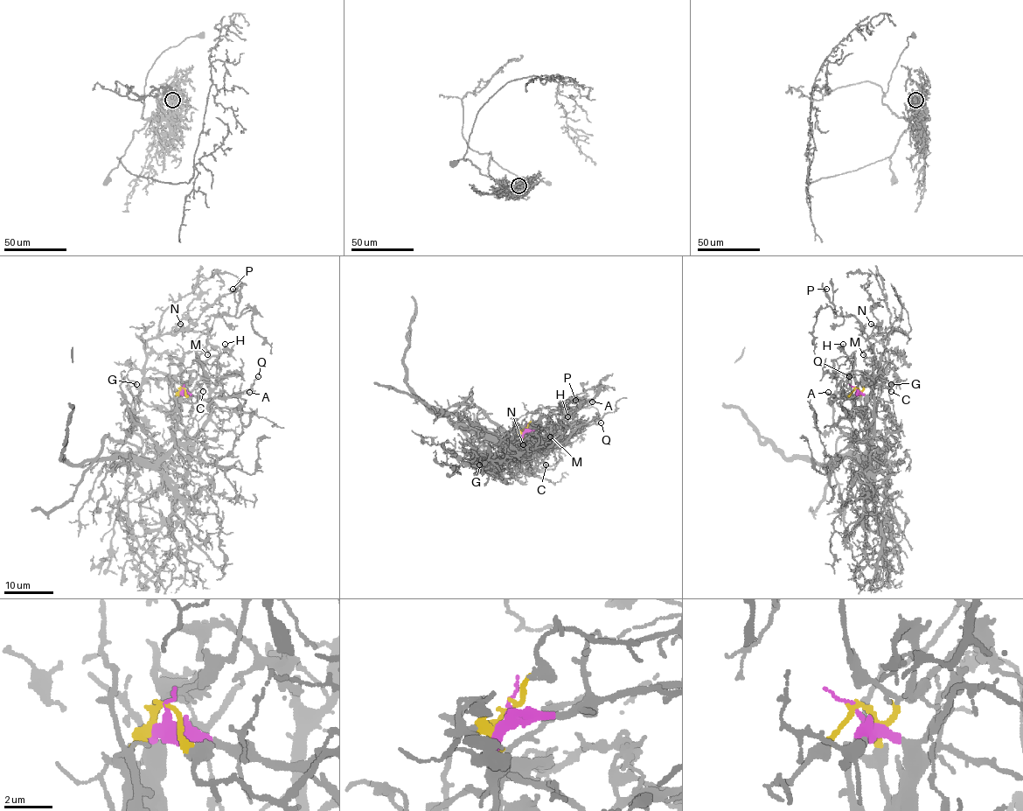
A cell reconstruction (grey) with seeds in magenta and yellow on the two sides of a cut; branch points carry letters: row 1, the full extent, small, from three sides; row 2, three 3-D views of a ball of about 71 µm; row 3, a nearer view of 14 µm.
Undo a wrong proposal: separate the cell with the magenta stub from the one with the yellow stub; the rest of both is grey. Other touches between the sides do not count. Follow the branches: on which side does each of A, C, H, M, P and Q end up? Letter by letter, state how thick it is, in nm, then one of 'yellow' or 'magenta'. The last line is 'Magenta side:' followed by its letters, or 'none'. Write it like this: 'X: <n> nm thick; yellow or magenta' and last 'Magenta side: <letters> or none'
A: 120 nm thick; yellow
C: 150 nm thick; magenta
H: 280 nm thick; yellow
M: 140 nm thick; yellow
P: 130 nm thick; yellow
Q: 180 nm thick; magenta
Magenta side: C, Q

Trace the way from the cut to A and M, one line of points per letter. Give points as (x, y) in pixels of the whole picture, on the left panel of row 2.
A: (183, 388), (187, 401), (206, 407), (214, 398), (240, 396), (249, 392)
M: (183, 388), (180, 390), (181, 359), (192, 350), (204, 347), (208, 353), (207, 354)

